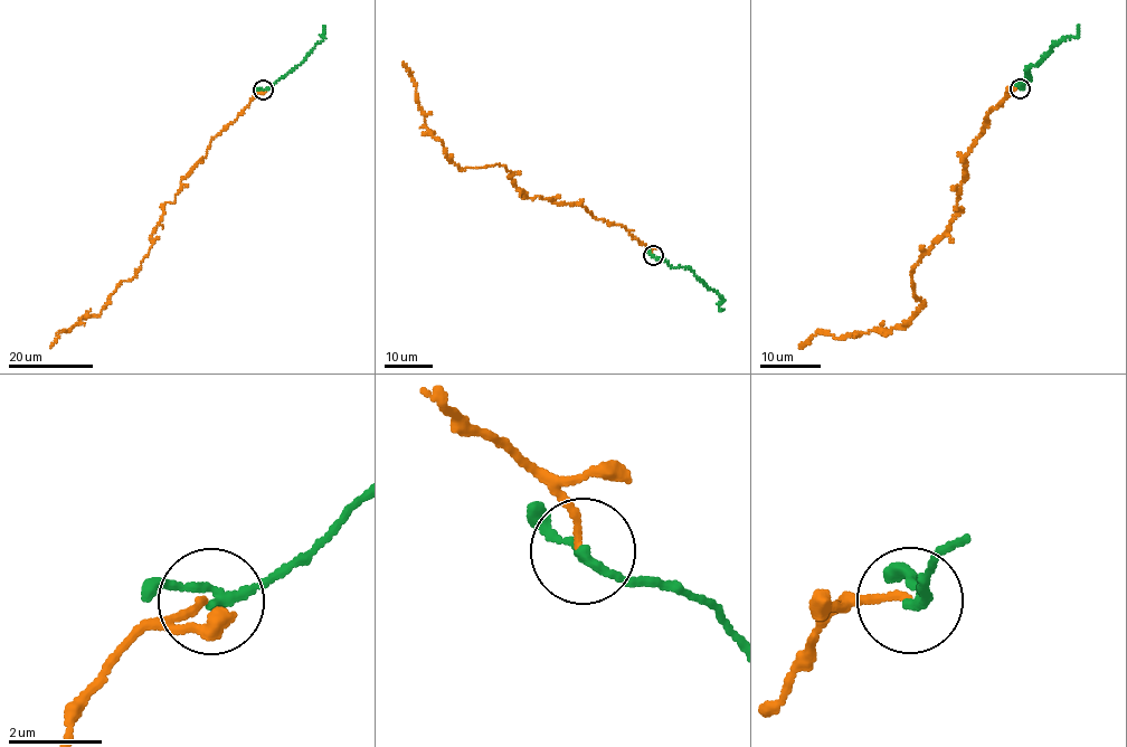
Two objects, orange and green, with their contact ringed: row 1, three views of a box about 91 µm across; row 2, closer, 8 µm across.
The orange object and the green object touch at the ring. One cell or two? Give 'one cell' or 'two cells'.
one cell

